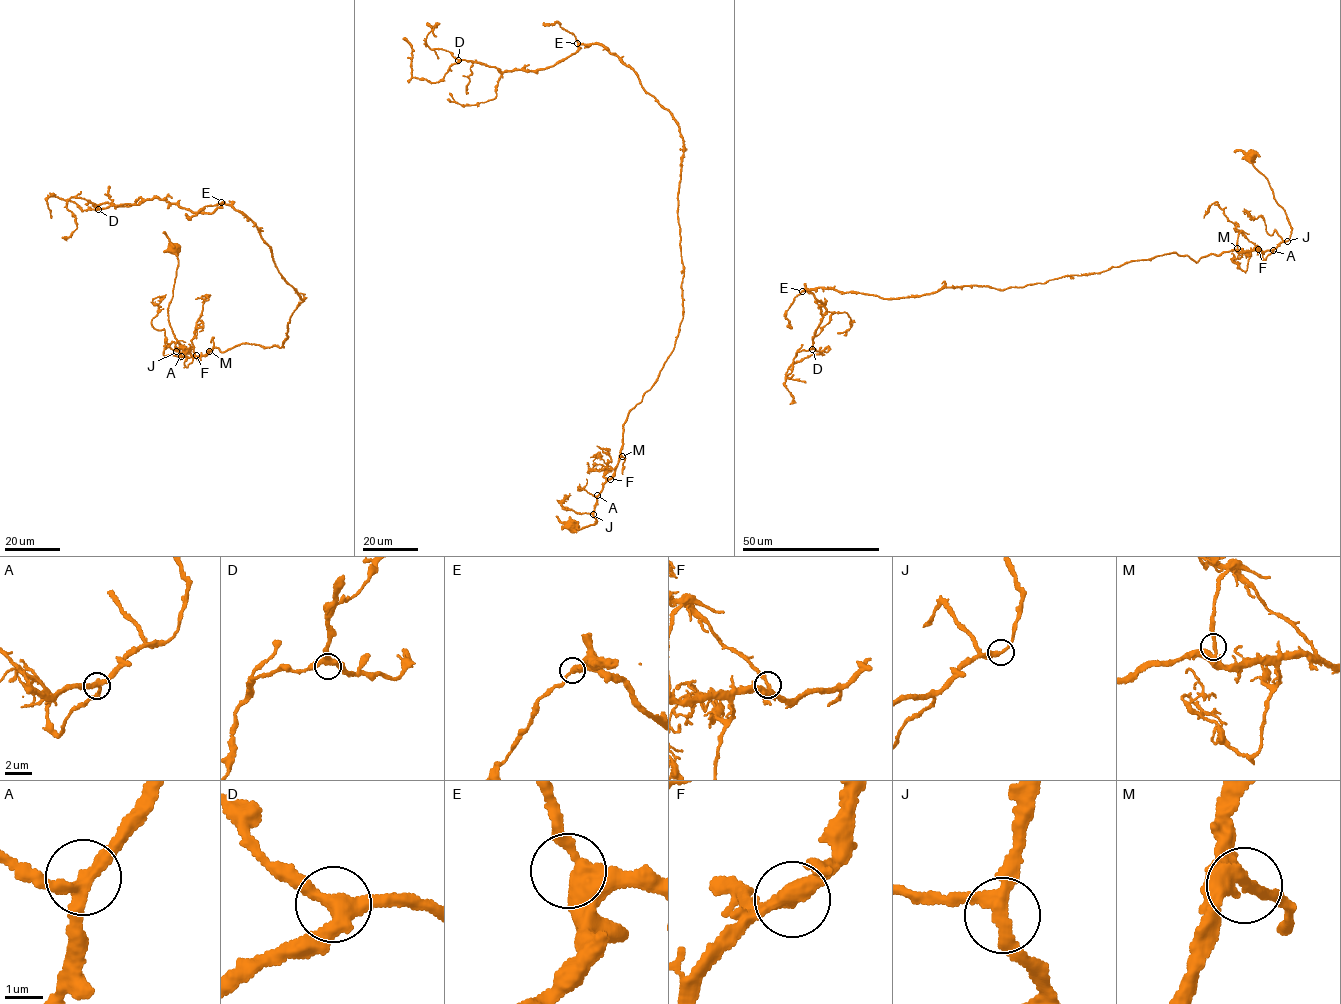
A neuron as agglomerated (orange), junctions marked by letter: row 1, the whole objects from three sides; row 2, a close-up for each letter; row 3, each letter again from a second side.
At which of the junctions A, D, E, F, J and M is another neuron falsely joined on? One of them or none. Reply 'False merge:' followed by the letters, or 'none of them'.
False merge: none of them

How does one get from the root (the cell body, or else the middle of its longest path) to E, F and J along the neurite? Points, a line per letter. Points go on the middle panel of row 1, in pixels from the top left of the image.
E: (570, 525), (595, 521), (623, 424), (673, 348), (683, 305), (680, 128), (632, 68), (602, 46), (577, 43)
F: (570, 525), (574, 520), (578, 529), (594, 523), (596, 498), (610, 479)
J: (570, 525), (574, 520), (578, 529), (594, 523), (593, 515)

